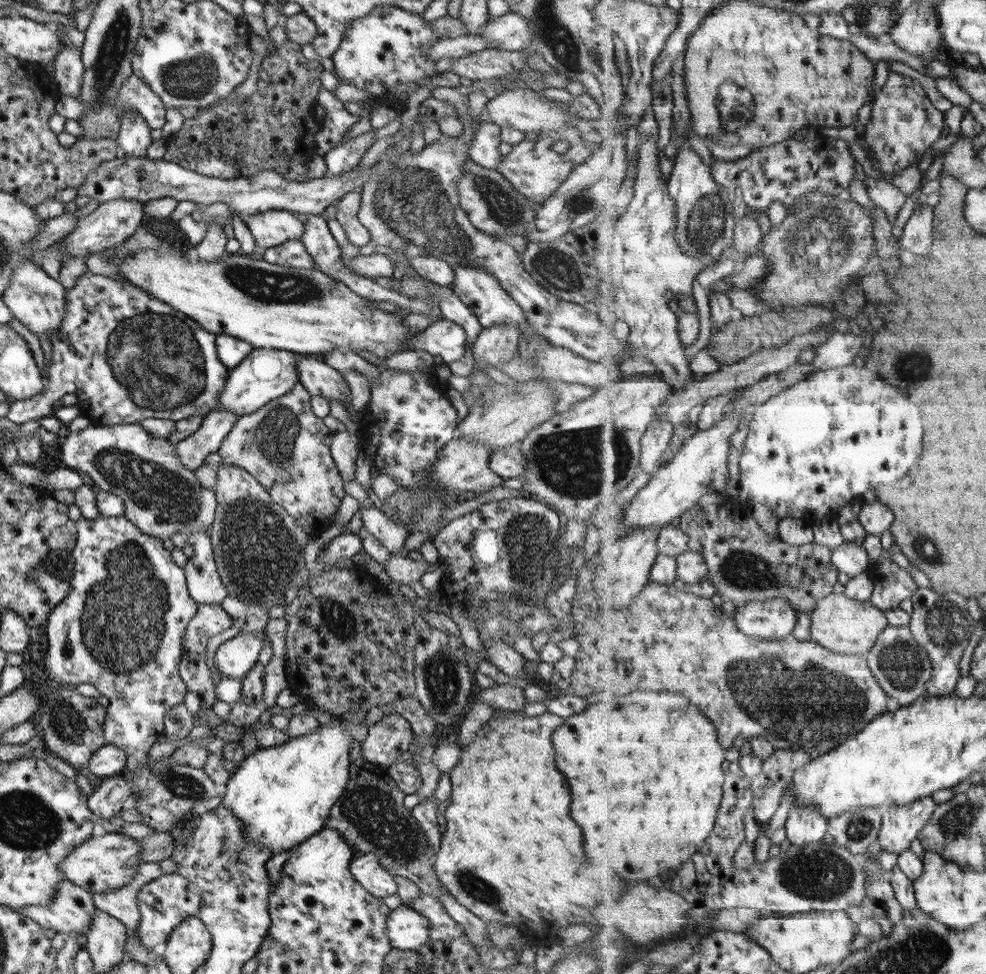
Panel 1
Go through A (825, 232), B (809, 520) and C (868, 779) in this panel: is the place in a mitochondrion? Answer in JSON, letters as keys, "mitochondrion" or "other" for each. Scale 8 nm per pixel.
{"A":"mitochondrion","B":"other","C":"other"}

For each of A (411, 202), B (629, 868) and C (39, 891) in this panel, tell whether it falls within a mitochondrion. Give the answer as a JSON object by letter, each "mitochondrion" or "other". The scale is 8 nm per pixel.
{"A":"mitochondrion","B":"other","C":"other"}

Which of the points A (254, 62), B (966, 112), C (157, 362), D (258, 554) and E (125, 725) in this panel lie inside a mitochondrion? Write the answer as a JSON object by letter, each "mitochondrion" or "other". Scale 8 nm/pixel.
{"A":"other","B":"other","C":"mitochondrion","D":"mitochondrion","E":"other"}

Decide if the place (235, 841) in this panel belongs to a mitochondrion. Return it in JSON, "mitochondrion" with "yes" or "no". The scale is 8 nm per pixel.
{"mitochondrion":"yes"}

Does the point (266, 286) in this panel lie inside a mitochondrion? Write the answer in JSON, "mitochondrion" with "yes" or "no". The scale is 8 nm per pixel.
{"mitochondrion":"yes"}

